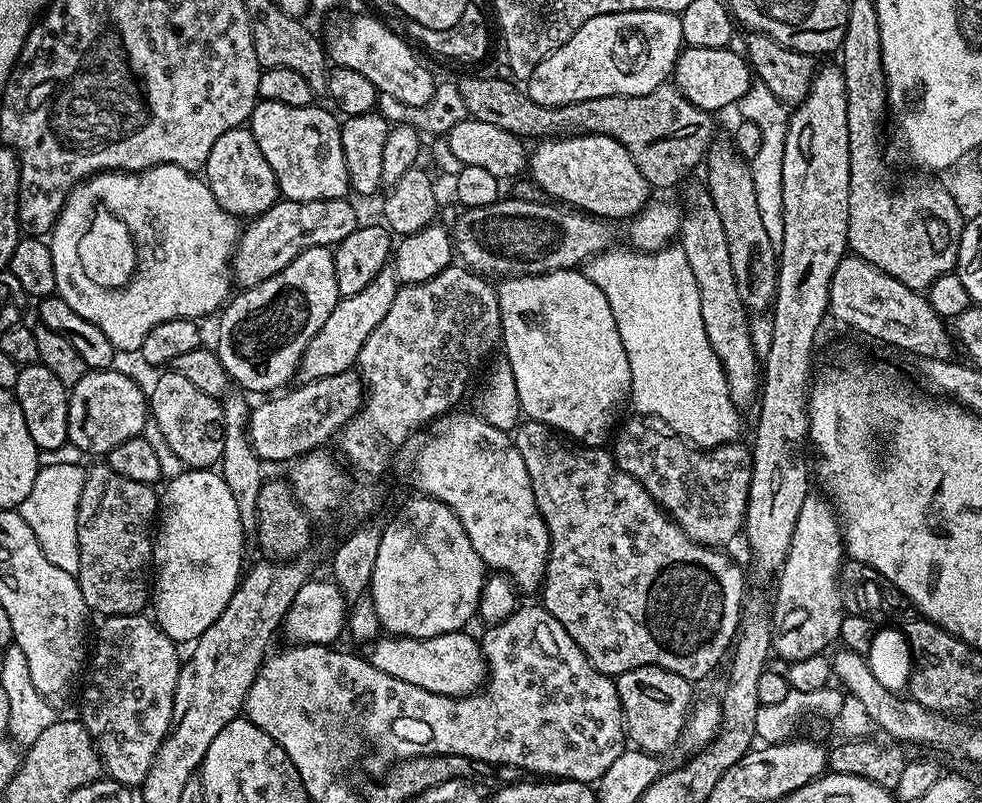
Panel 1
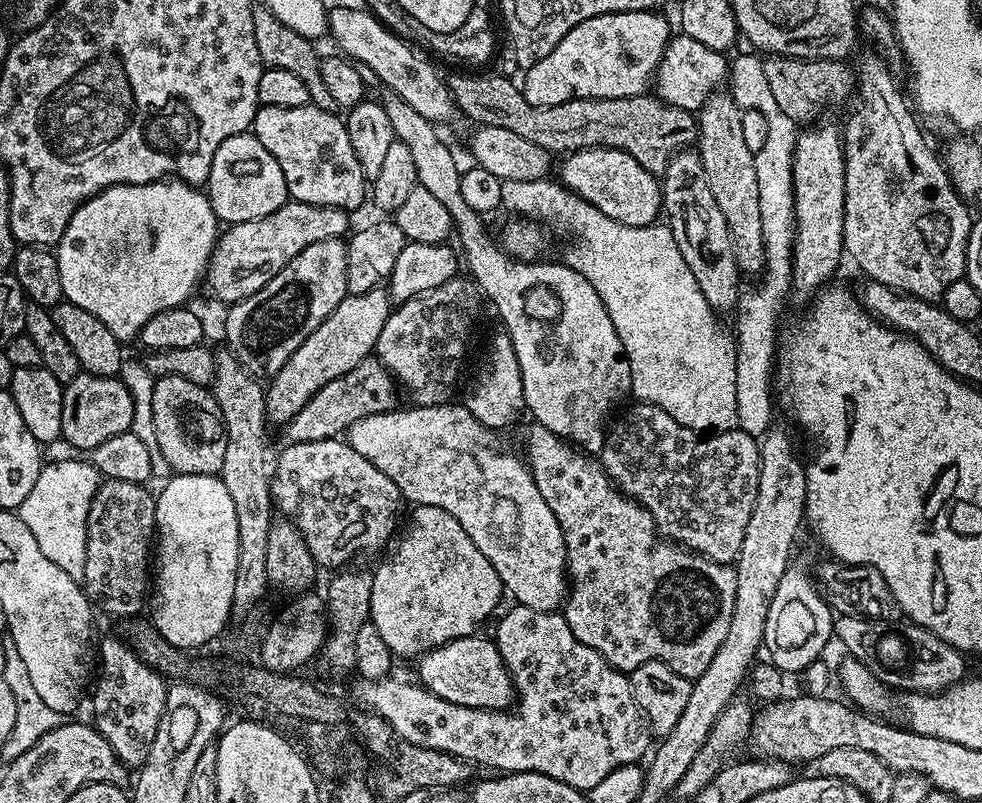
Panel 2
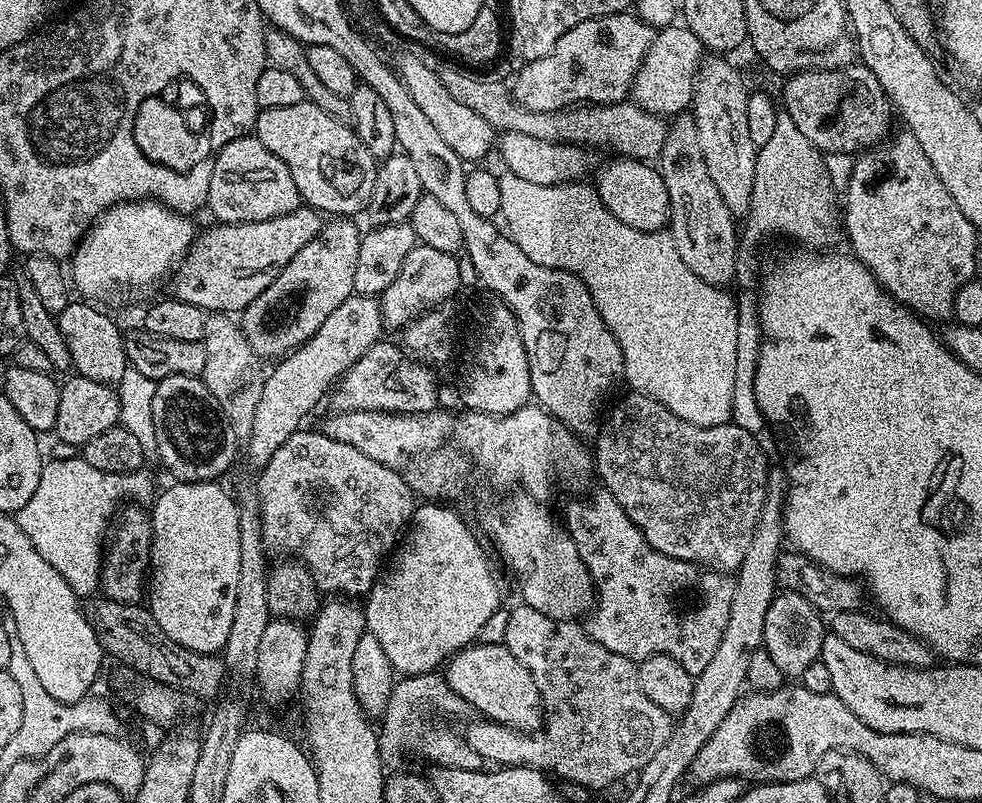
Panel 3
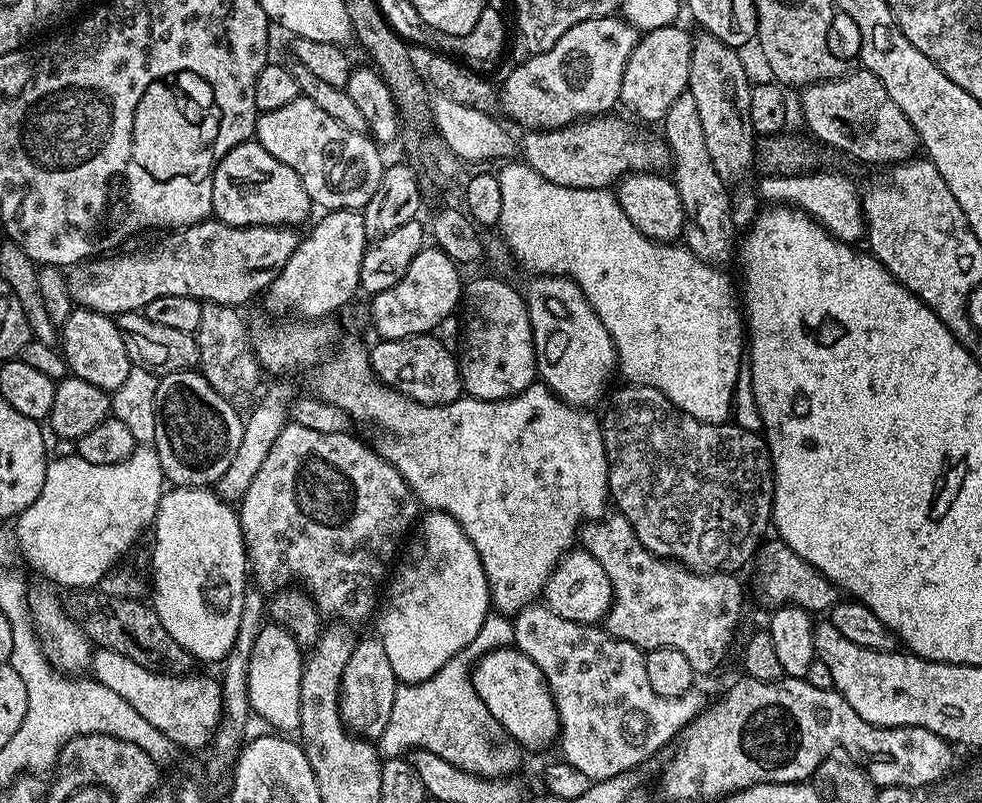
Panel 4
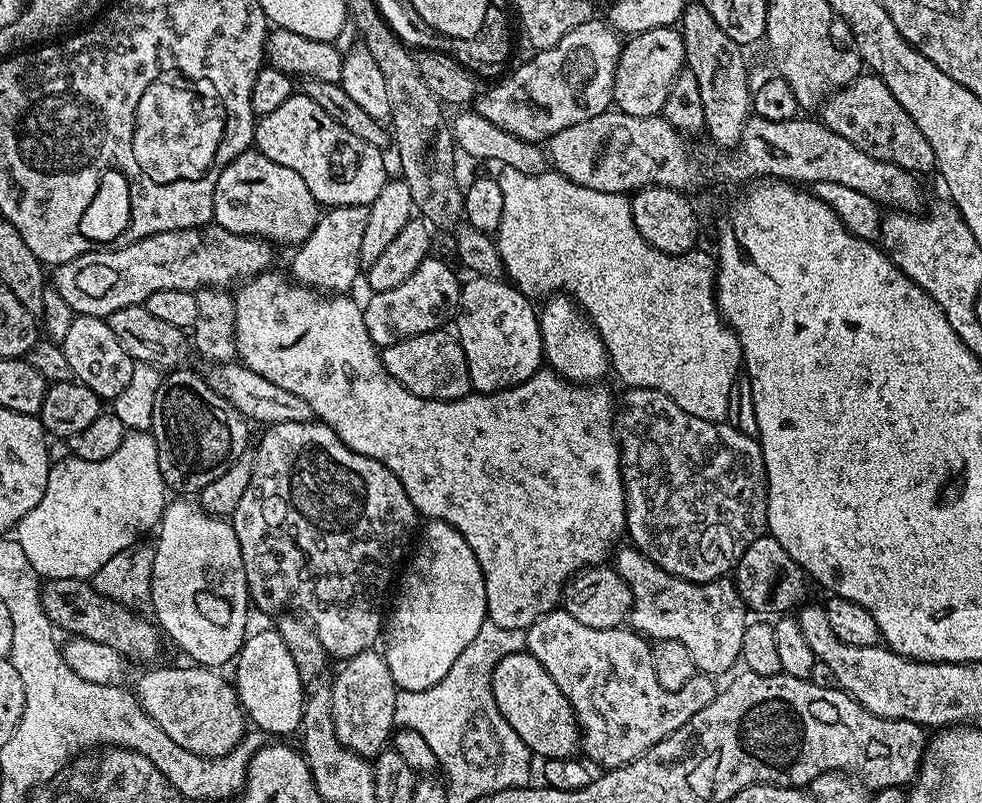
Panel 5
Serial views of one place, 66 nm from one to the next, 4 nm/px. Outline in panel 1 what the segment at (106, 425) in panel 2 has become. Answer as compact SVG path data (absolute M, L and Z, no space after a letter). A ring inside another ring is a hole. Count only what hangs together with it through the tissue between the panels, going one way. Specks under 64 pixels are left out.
M115 367L90 370L68 393L68 443L80 449L83 454L104 458L114 446L126 442L126 438L141 435L150 420L150 400L144 392L124 372L116 372Z

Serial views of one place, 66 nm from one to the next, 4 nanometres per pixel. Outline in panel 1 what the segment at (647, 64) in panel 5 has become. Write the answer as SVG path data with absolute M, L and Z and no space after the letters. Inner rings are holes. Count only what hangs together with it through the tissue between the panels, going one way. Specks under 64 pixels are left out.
M685 47L676 59L674 83L686 99L702 110L719 114L723 108L731 109L741 100L754 83L754 73L745 57L727 48Z

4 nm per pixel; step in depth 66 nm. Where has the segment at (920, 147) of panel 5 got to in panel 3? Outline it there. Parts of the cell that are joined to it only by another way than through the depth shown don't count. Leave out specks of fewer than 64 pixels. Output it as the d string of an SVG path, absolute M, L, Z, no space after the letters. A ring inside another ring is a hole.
M853 62L844 68L822 68L814 72L793 72L784 84L783 111L794 118L810 142L824 154L859 154L875 147L889 135L894 109L878 78L866 65Z

